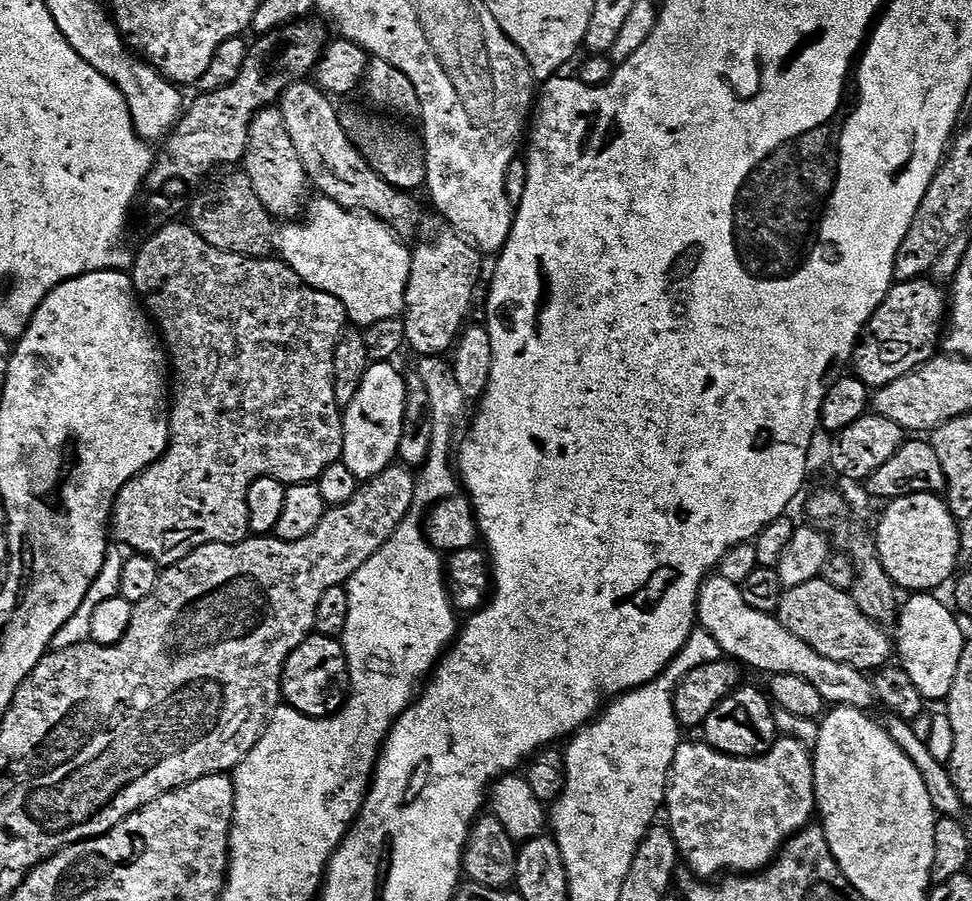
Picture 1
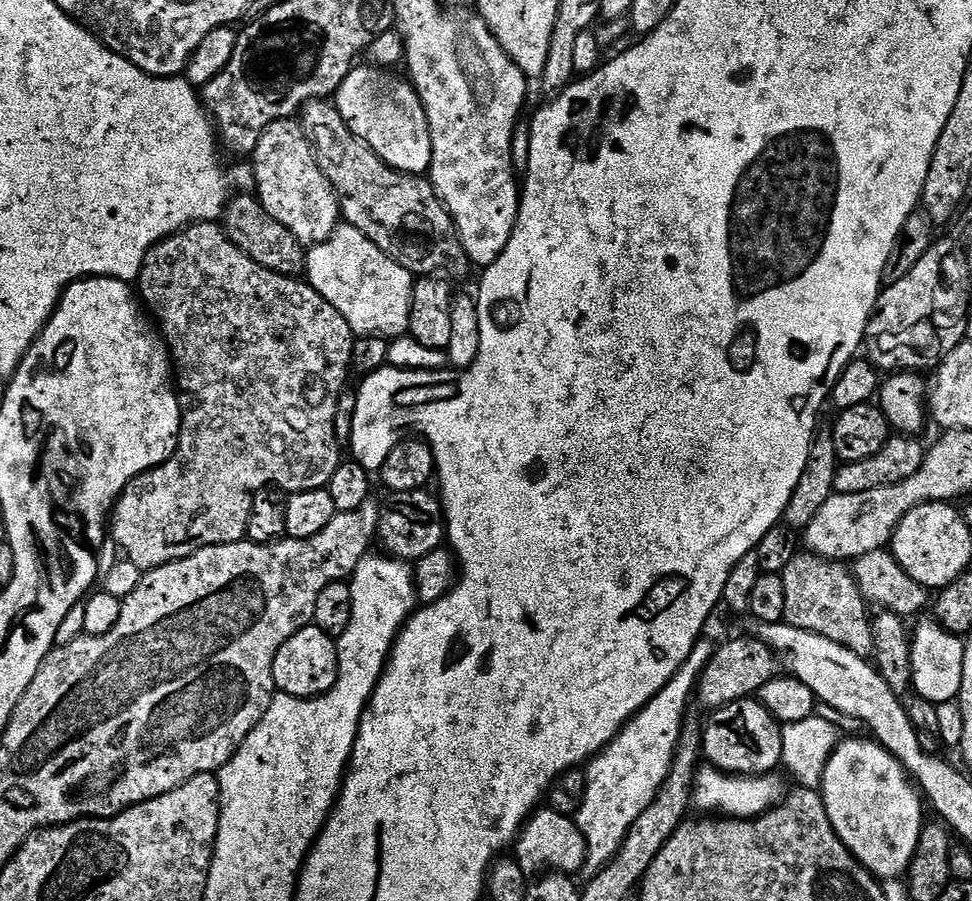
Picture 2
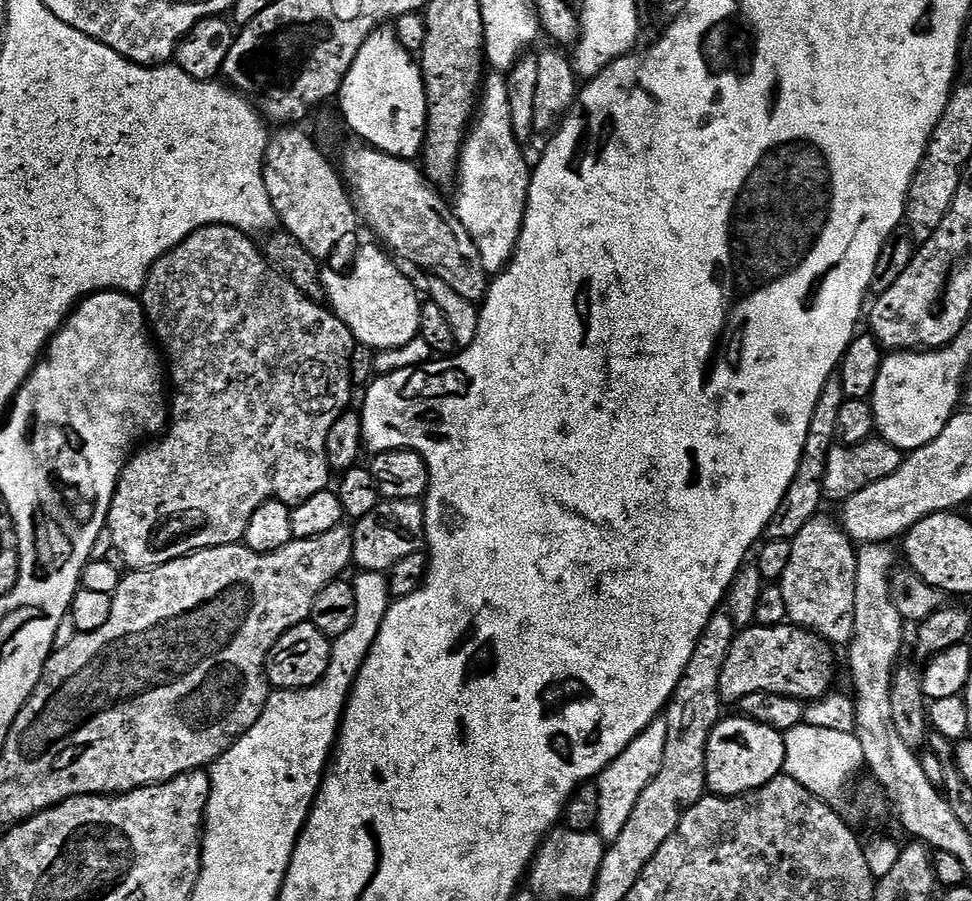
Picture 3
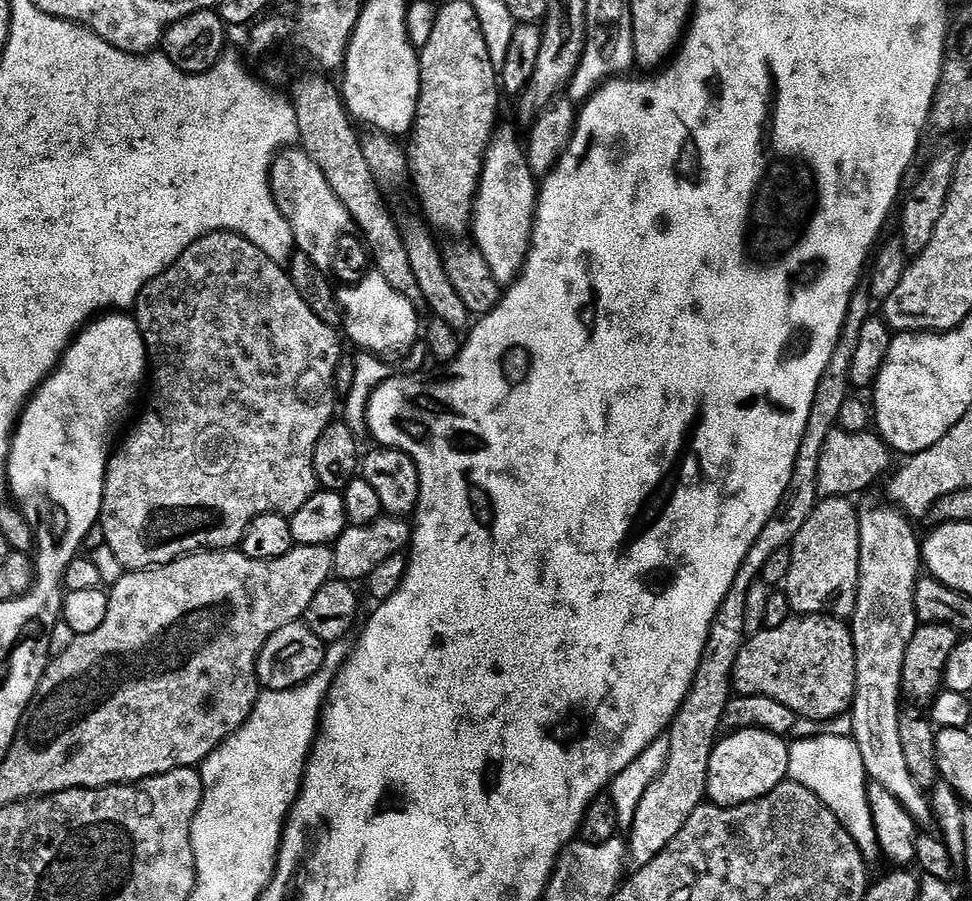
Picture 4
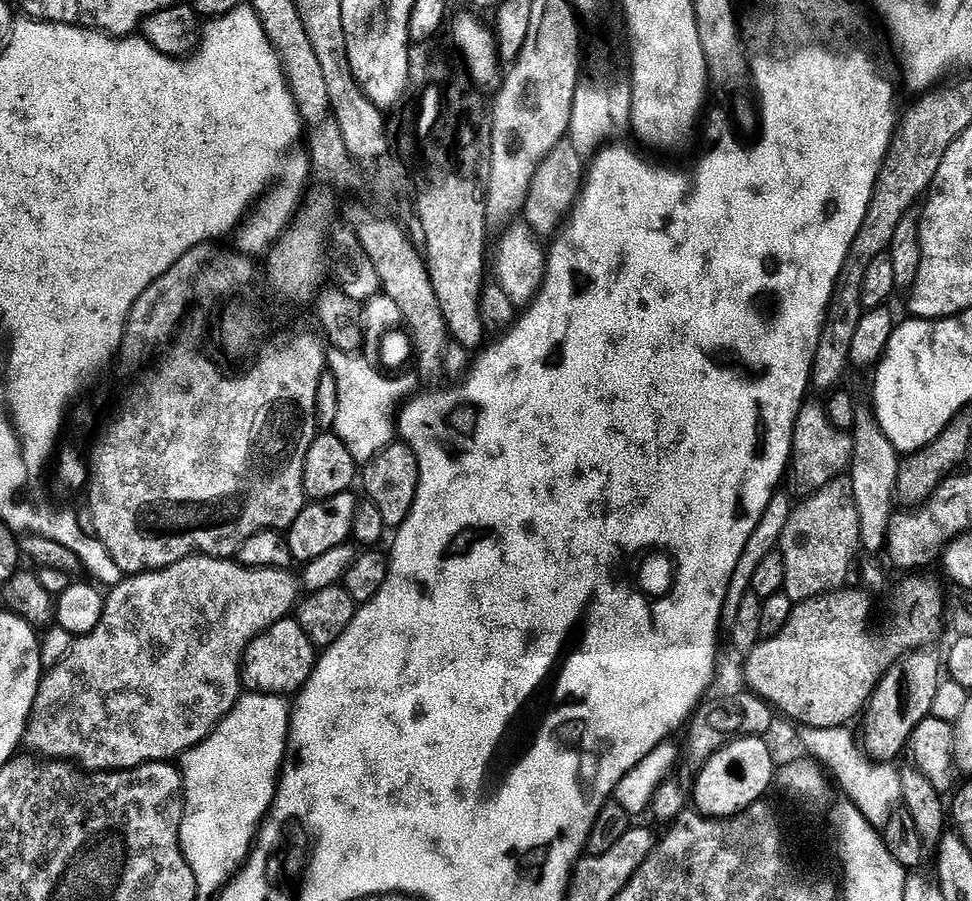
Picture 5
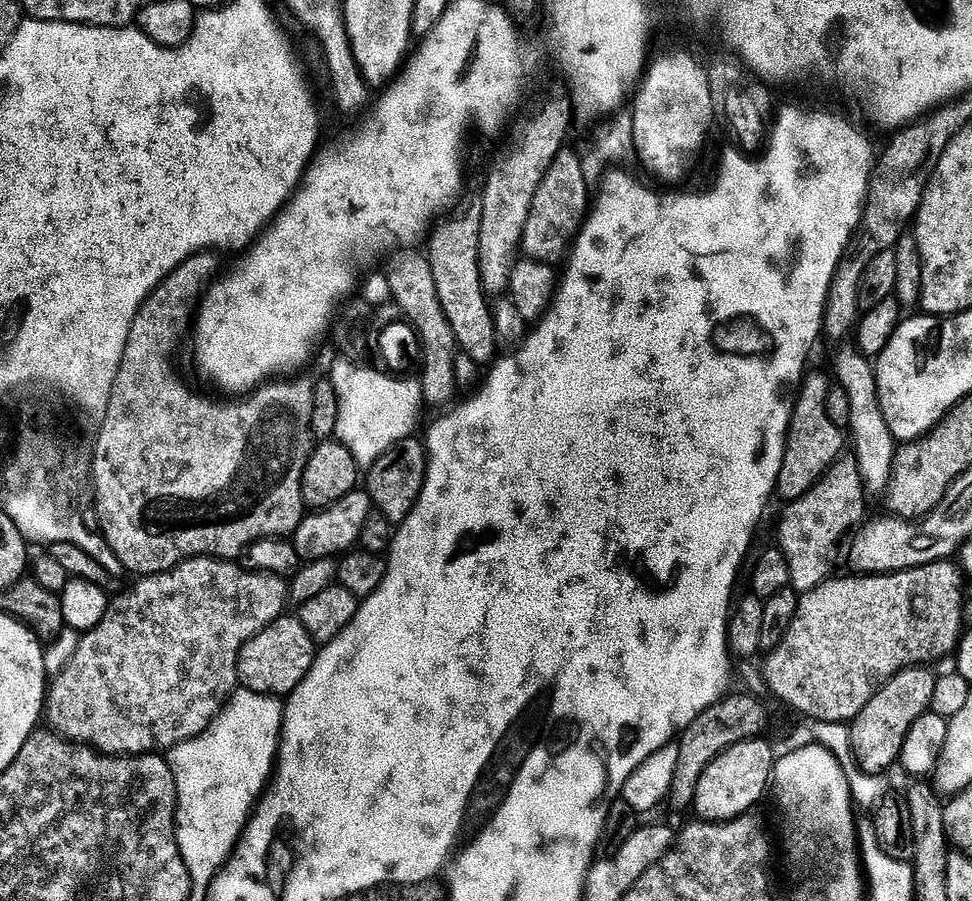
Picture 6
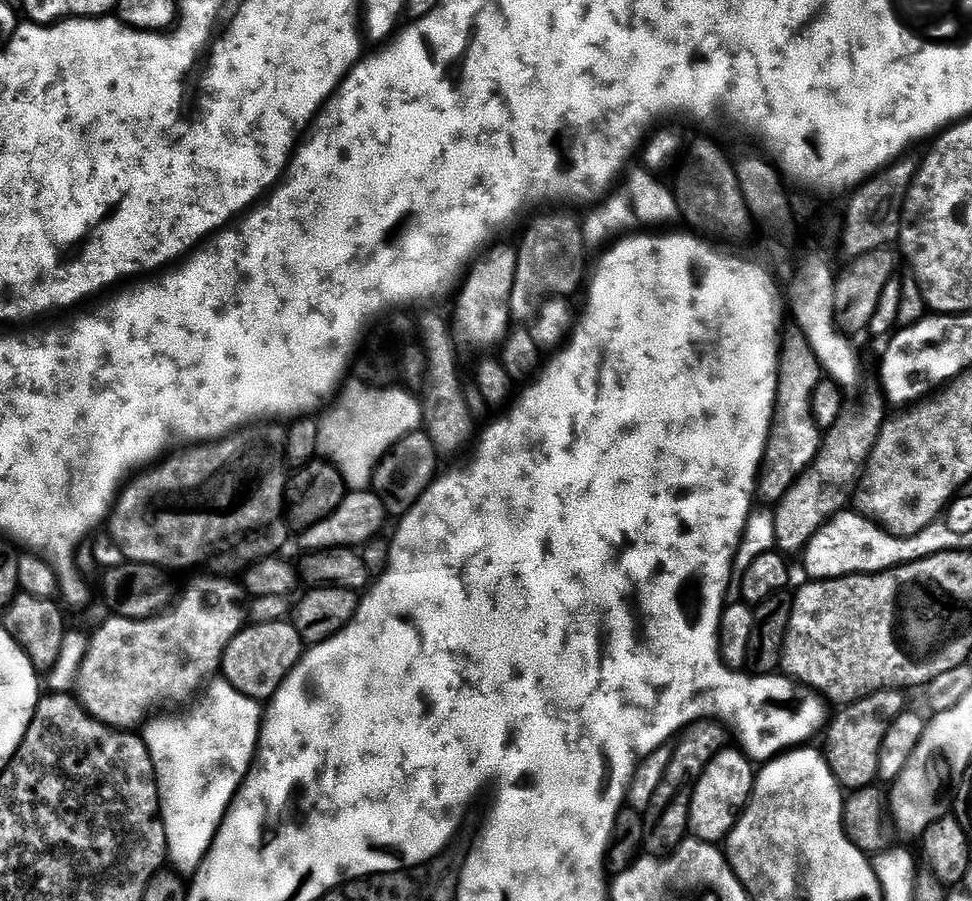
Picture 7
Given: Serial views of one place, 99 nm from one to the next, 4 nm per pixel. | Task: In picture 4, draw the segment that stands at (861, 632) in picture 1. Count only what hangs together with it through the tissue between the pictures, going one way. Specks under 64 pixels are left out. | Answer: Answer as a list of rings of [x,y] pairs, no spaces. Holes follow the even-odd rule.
[[[843,496],[821,499],[792,540],[792,561],[782,591],[788,597],[788,606],[793,613],[814,616],[832,614],[837,611],[835,608],[841,608],[844,614],[848,614],[855,606],[856,587],[860,581],[860,512],[852,503],[851,499]]]

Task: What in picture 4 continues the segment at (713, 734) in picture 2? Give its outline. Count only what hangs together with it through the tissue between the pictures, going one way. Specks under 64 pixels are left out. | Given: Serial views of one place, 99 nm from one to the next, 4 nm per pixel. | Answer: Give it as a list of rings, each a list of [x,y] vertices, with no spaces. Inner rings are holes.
[[[741,728],[727,733],[728,737],[717,739],[708,766],[707,799],[722,808],[733,808],[739,804],[749,804],[751,800],[770,794],[779,784],[783,784],[788,775],[789,745],[781,737],[757,728]]]

